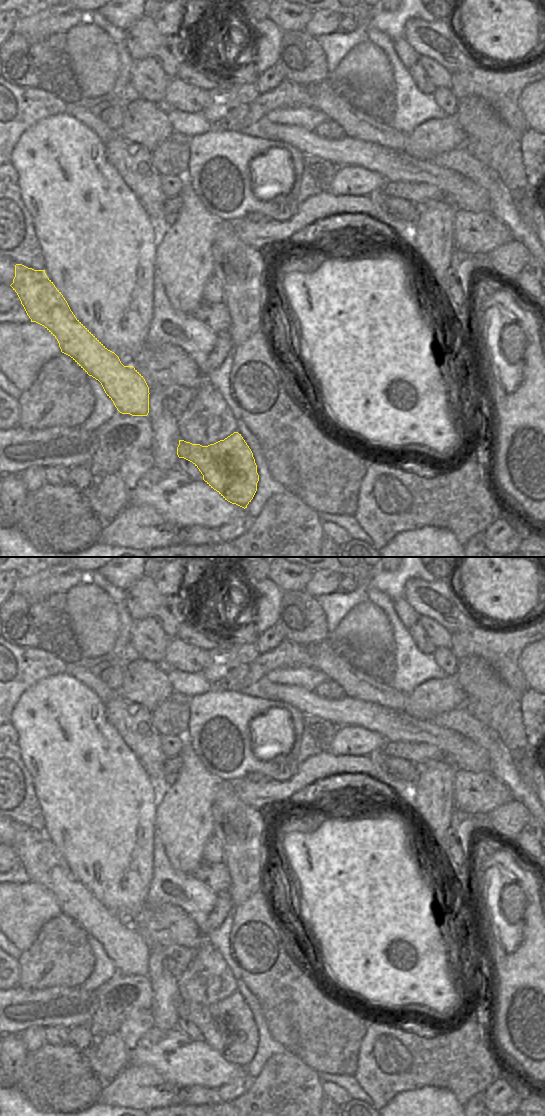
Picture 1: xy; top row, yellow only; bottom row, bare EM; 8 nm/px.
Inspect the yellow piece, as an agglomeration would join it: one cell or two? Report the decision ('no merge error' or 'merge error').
no merge error

